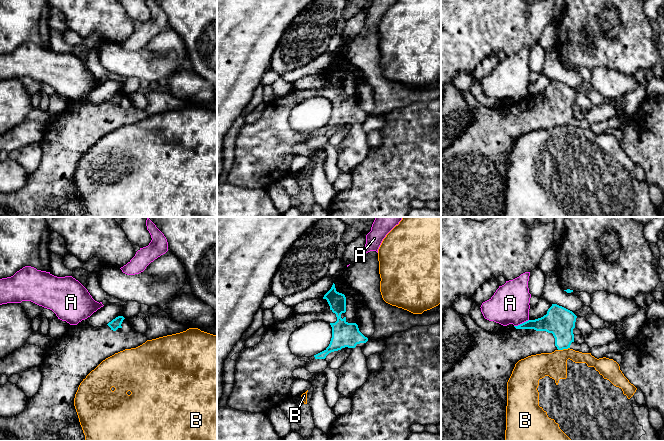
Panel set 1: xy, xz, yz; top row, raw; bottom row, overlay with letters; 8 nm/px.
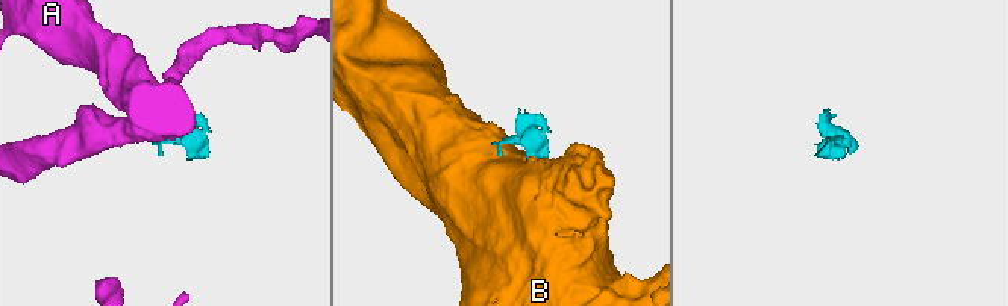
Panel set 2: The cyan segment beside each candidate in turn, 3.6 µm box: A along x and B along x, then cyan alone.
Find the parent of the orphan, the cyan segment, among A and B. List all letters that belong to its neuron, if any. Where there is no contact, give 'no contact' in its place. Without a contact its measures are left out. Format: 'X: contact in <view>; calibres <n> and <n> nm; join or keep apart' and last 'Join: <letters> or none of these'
A: contact in yz; calibres 180 and 300 nm; keep apart
B: contact in yz; calibres 240 and 200 nm; keep apart
Join: none of these

